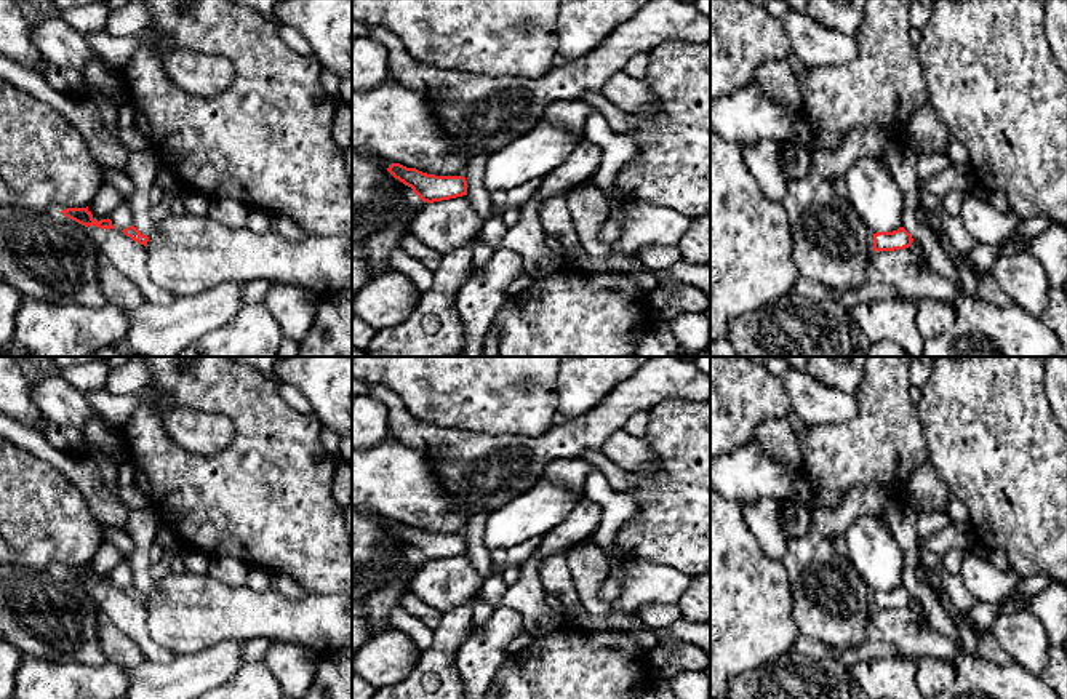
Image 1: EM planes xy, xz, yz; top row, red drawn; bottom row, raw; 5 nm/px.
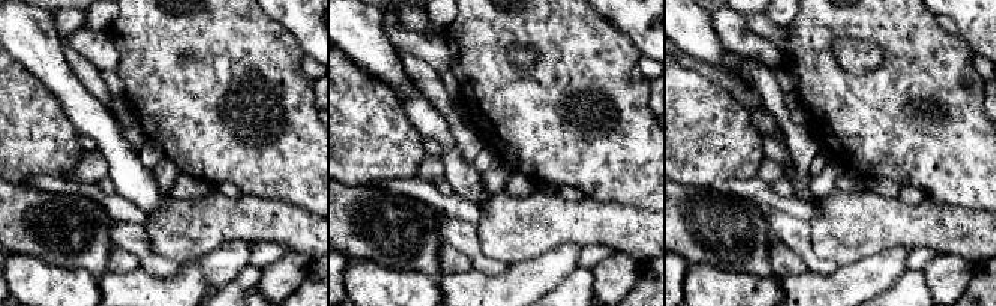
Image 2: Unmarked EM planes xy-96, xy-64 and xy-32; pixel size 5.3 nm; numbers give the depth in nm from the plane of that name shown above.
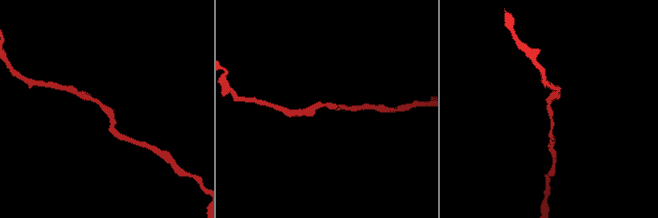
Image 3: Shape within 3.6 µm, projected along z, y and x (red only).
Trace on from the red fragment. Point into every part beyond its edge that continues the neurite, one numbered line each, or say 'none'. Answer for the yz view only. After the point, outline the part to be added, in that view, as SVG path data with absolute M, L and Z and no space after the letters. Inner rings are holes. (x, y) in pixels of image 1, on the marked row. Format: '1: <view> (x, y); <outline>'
none

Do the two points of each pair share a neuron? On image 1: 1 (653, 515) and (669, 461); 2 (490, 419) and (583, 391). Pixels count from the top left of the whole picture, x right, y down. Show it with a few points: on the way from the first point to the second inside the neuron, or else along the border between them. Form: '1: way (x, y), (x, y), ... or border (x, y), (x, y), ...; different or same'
1: way (666, 503), (669, 499), (669, 474); same
2: border (555, 373), (559, 410); different

